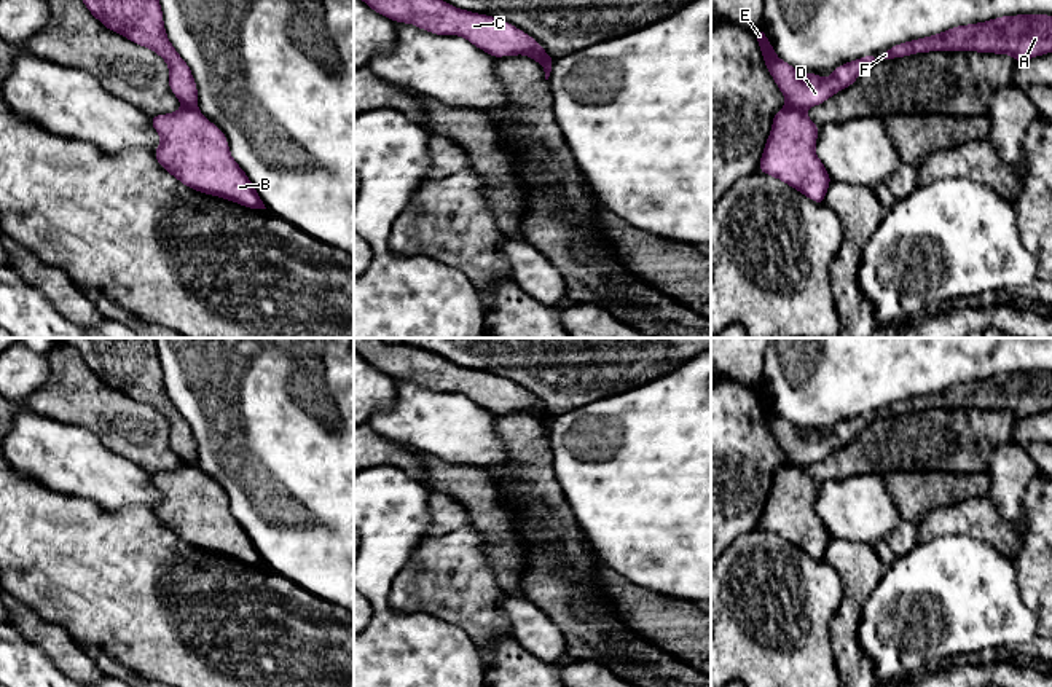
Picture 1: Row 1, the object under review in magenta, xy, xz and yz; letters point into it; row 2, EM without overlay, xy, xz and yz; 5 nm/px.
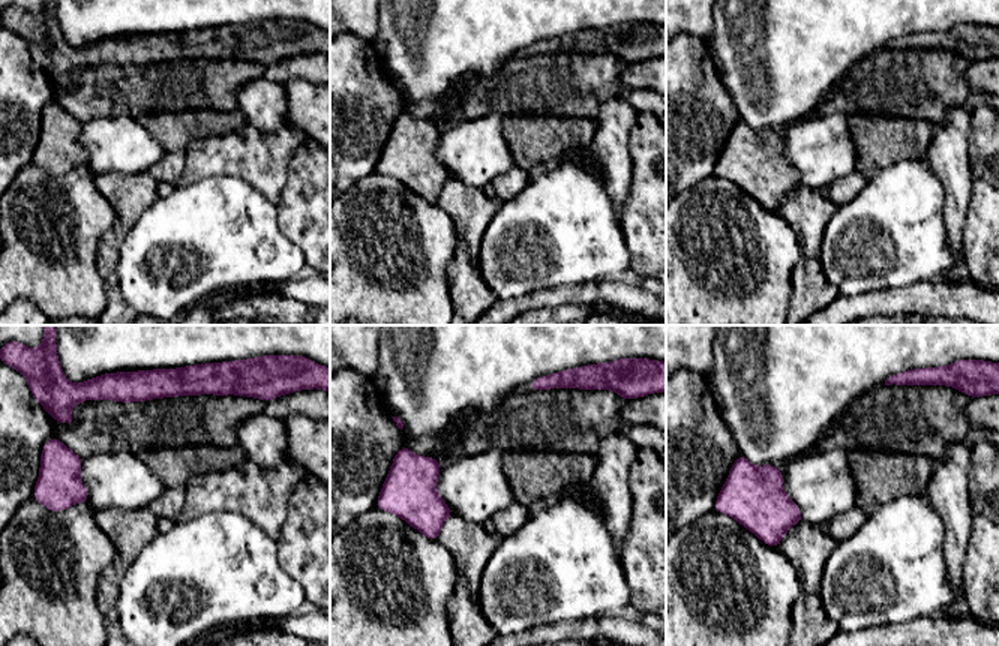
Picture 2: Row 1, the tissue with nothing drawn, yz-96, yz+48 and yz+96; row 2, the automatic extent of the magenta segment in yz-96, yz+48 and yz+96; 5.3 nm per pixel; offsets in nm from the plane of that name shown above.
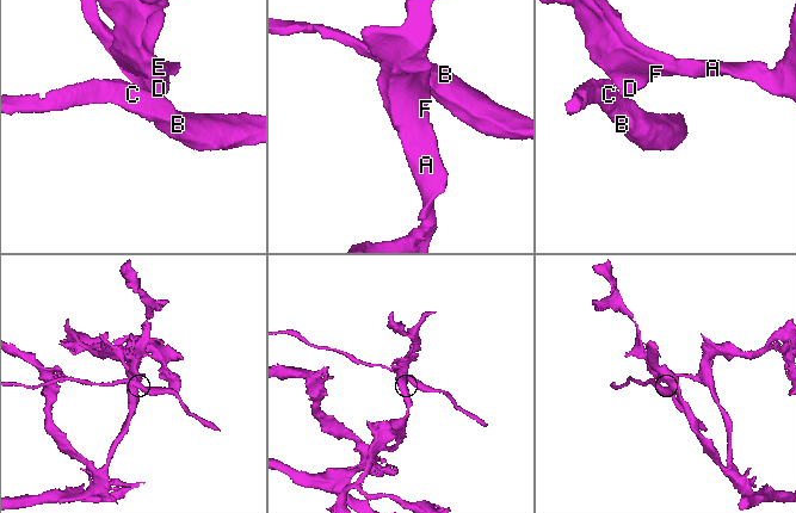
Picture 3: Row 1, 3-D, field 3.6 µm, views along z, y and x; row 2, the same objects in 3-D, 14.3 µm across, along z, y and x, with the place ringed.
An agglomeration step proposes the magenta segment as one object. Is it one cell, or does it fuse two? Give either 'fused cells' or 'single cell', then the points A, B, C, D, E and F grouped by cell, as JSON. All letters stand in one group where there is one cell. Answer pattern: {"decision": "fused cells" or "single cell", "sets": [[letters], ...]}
{"decision": "fused cells", "sets": [["A", "D", "E", "F"], ["B", "C"]]}

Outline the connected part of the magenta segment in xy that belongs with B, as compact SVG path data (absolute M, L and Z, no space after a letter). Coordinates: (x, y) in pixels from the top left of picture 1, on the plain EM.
M183 462L175 470L150 477L161 493L161 502L153 512L171 532L206 552L250 566L266 566L249 534L231 515L225 491L198 465Z

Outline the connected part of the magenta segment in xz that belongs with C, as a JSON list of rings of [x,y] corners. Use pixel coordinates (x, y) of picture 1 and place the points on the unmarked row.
[[[354,338],[354,351],[395,379],[414,381],[435,392],[462,392],[493,414],[526,411],[540,422],[555,419],[532,394],[510,379],[457,367],[421,347],[387,344],[379,338]]]

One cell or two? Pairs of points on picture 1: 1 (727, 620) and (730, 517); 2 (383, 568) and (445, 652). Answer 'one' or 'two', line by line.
1: two
2: one

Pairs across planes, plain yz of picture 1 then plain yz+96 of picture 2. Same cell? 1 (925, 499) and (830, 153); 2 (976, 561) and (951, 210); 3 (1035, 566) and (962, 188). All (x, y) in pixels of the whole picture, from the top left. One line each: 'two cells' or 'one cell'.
1: two cells
2: two cells
3: two cells

